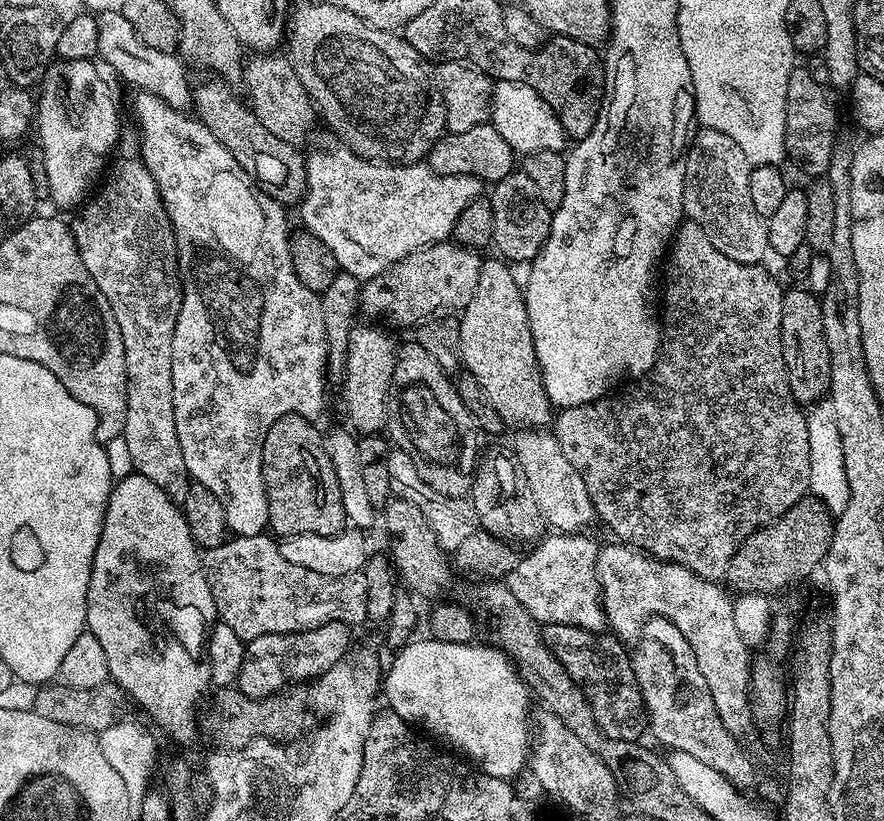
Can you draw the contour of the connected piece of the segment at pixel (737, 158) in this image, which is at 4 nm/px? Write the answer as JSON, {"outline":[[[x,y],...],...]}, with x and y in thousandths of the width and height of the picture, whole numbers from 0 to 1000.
{"outline":[[[792,156],[782,167],[774,191],[774,262],[782,272],[794,275],[794,280],[803,290],[803,295],[821,314],[830,314],[830,319],[840,322],[860,322],[864,311],[870,311],[869,269],[853,256],[853,246],[848,246],[848,201],[844,188],[835,183],[835,173],[830,168],[821,168],[812,158]]]}

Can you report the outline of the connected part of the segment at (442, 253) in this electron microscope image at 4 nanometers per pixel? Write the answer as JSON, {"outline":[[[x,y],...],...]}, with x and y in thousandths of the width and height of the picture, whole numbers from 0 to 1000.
{"outline":[[[517,295],[484,297],[459,314],[446,319],[430,336],[411,342],[407,353],[406,379],[443,395],[454,395],[463,402],[499,382],[516,382],[536,363],[545,312],[533,301]]]}

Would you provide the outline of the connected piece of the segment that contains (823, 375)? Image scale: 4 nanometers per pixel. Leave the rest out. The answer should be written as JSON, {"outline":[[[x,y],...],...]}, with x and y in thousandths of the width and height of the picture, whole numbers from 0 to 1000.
{"outline":[[[913,350],[887,351],[885,363],[885,436],[889,441],[894,475],[900,491],[906,495],[919,495],[938,481],[939,428],[934,409],[931,406],[929,362],[915,356]]]}

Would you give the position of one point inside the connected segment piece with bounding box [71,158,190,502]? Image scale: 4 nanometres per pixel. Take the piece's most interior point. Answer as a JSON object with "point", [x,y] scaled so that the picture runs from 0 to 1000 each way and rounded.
{"point":[140,290]}

